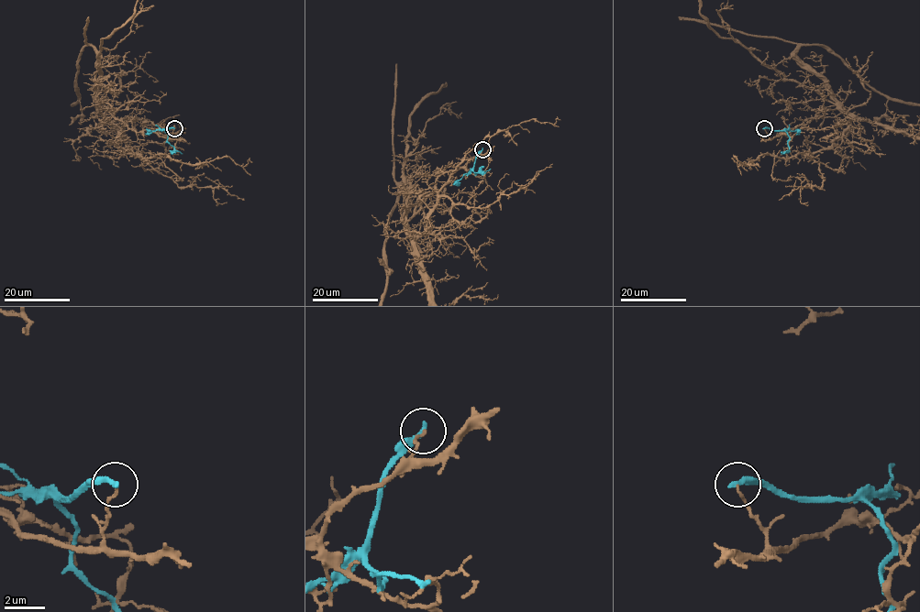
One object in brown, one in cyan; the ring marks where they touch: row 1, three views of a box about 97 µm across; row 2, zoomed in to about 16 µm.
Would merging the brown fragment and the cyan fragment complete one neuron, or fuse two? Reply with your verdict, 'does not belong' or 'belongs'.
does not belong

